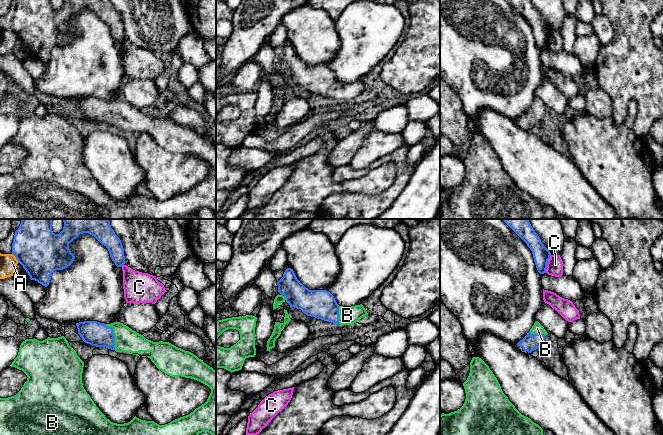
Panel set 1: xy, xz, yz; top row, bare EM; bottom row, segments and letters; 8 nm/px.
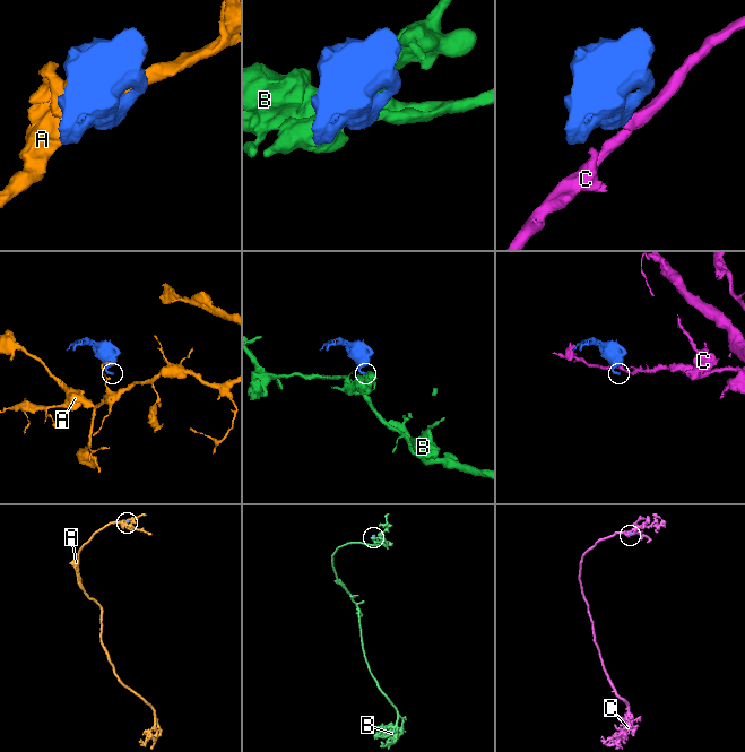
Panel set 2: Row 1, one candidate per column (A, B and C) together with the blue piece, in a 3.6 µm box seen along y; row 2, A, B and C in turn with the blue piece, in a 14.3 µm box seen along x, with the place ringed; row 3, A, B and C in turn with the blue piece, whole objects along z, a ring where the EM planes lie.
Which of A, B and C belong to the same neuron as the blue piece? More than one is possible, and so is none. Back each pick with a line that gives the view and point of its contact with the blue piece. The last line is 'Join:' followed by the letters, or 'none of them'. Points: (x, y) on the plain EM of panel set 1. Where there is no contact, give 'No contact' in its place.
B: Touches blue at xy (113, 111)
Join: B

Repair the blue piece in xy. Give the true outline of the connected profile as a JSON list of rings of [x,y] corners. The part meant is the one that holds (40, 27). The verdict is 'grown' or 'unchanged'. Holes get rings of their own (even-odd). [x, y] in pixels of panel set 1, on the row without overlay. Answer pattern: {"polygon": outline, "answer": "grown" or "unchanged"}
{"polygon": [[[20,0],[15,7],[12,30],[26,46],[31,56],[47,63],[54,47],[63,46],[74,37],[75,32],[70,27],[69,20],[83,9],[94,12],[104,21],[117,43],[122,43],[125,40],[122,18],[110,0],[64,0],[63,6],[59,10],[52,7],[52,0]]], "answer": "unchanged"}

